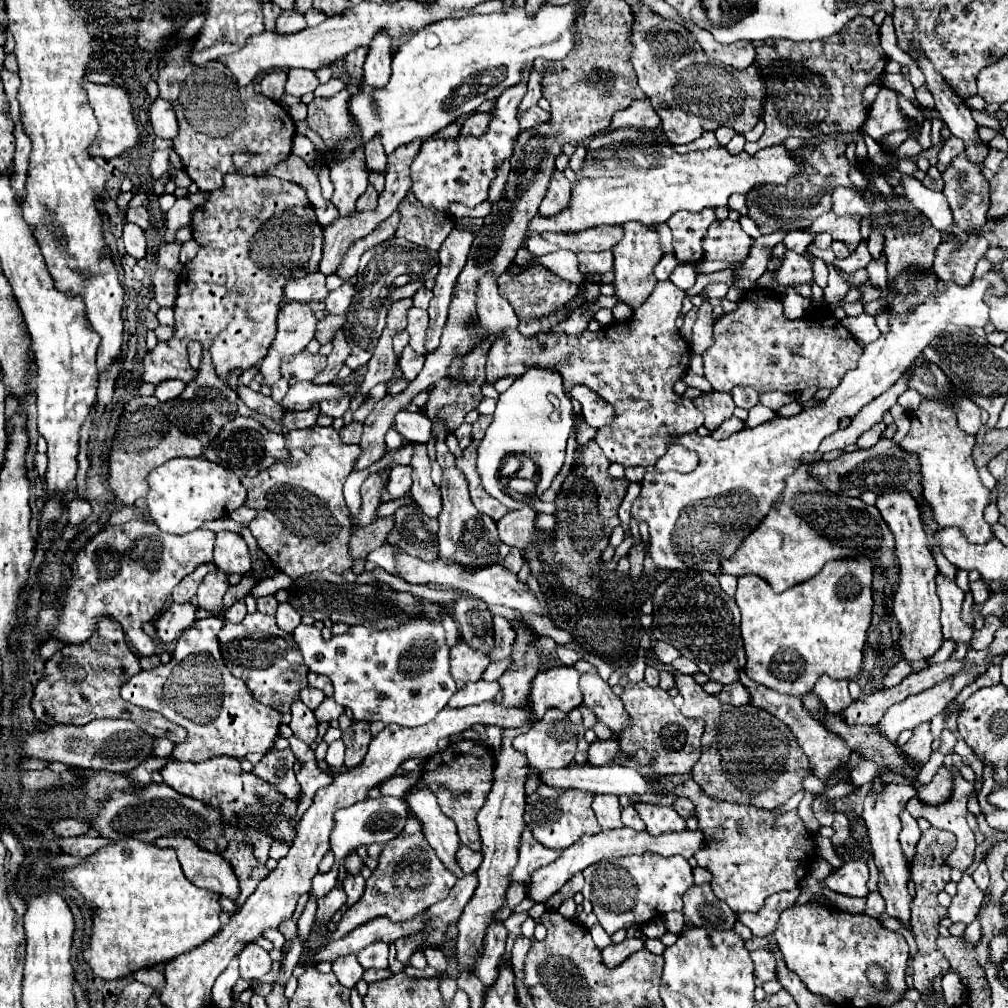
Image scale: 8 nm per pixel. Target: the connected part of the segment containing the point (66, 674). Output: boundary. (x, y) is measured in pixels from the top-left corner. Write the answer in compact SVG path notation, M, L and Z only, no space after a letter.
M100 617L97 620L97 633L89 641L61 649L45 663L45 675L35 685L31 707L35 717L49 727L59 723L85 725L97 717L121 717L135 721L137 727L145 729L153 737L165 737L173 743L185 741L187 731L183 727L173 725L161 717L161 713L141 709L121 697L121 685L139 671L139 657L127 645L121 625L110 617Z

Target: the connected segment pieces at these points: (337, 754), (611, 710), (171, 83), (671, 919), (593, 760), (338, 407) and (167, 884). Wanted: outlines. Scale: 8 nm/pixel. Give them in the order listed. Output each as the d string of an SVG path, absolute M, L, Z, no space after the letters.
M339 739L339 741L333 741L331 745L329 745L329 749L327 749L327 757L325 757L325 761L327 761L327 765L331 767L331 769L343 769L343 753L345 753L345 745L343 745L343 741Z
M583 673L579 685L583 691L583 703L597 715L599 721L611 727L613 737L617 737L629 723L621 699L613 695L611 687L601 679L599 673Z
M161 13L145 15L139 19L137 45L149 55L159 55L159 97L173 105L179 121L179 135L173 139L173 149L199 191L217 191L223 187L223 177L227 173L239 173L231 161L237 149L245 147L255 155L241 171L243 175L267 175L269 167L289 159L295 137L295 123L289 113L269 97L255 95L253 83L245 87L237 85L233 73L225 69L221 61L195 65L189 59L195 37L165 45L167 39L177 39L171 31L175 31L175 21L171 17L163 17Z
M671 911L671 913L663 915L663 921L665 921L665 927L667 927L671 933L677 933L677 935L687 927L683 913L677 913L677 911Z
M595 739L591 745L589 745L589 751L587 751L587 763L591 765L607 765L619 751L619 745L615 739Z
M345 399L321 401L321 405L319 405L321 413L325 413L325 415L329 415L329 417L341 417L341 415L347 411L347 407L349 407L349 401L345 401Z
M131 839L109 843L105 849L87 857L87 863L65 869L63 881L81 891L89 907L93 909L93 935L83 957L93 973L101 979L121 979L133 975L139 969L169 961L169 957L181 955L201 945L201 941L207 941L221 929L221 895L203 891L187 881L173 849L159 849L153 843Z

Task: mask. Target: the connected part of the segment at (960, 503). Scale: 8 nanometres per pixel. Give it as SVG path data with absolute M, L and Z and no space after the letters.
M949 397L923 399L919 409L911 413L911 429L901 441L901 449L915 453L921 461L923 495L931 503L939 527L957 527L973 543L993 539L991 527L983 519L983 509L989 503L989 489L981 483L973 463L975 437L963 433L957 425L957 413Z

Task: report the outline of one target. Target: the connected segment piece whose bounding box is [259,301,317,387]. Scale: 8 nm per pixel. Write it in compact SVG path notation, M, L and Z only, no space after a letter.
M287 301L281 305L277 315L277 337L273 339L267 357L263 359L259 373L263 375L261 385L271 387L281 379L281 363L295 357L313 339L317 319L305 303Z

